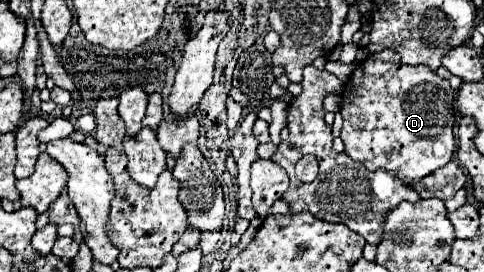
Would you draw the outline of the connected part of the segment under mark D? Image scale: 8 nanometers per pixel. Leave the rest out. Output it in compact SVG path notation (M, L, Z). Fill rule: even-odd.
M380 51L368 55L366 61L358 63L346 81L340 113L344 117L342 125L342 141L346 145L344 153L354 161L360 161L368 171L386 169L392 171L402 183L410 185L426 177L428 173L444 167L452 161L456 139L454 139L454 89L448 79L438 77L428 67L410 67L400 63L400 55L396 51Z

